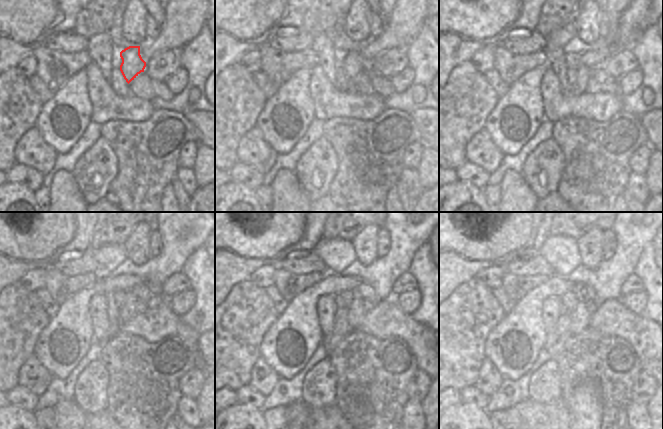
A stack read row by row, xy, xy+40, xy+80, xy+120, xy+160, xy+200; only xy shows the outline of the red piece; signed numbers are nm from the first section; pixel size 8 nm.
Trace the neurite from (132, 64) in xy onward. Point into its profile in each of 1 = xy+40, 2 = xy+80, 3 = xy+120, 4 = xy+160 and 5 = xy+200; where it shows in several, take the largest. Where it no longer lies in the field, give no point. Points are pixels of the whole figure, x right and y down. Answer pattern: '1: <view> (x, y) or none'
1: xy+40 (353, 65)
2: xy+80 (579, 86)
3: xy+120 (128, 311)
4: xy+160 (354, 315)
5: xy+200 (579, 317)

